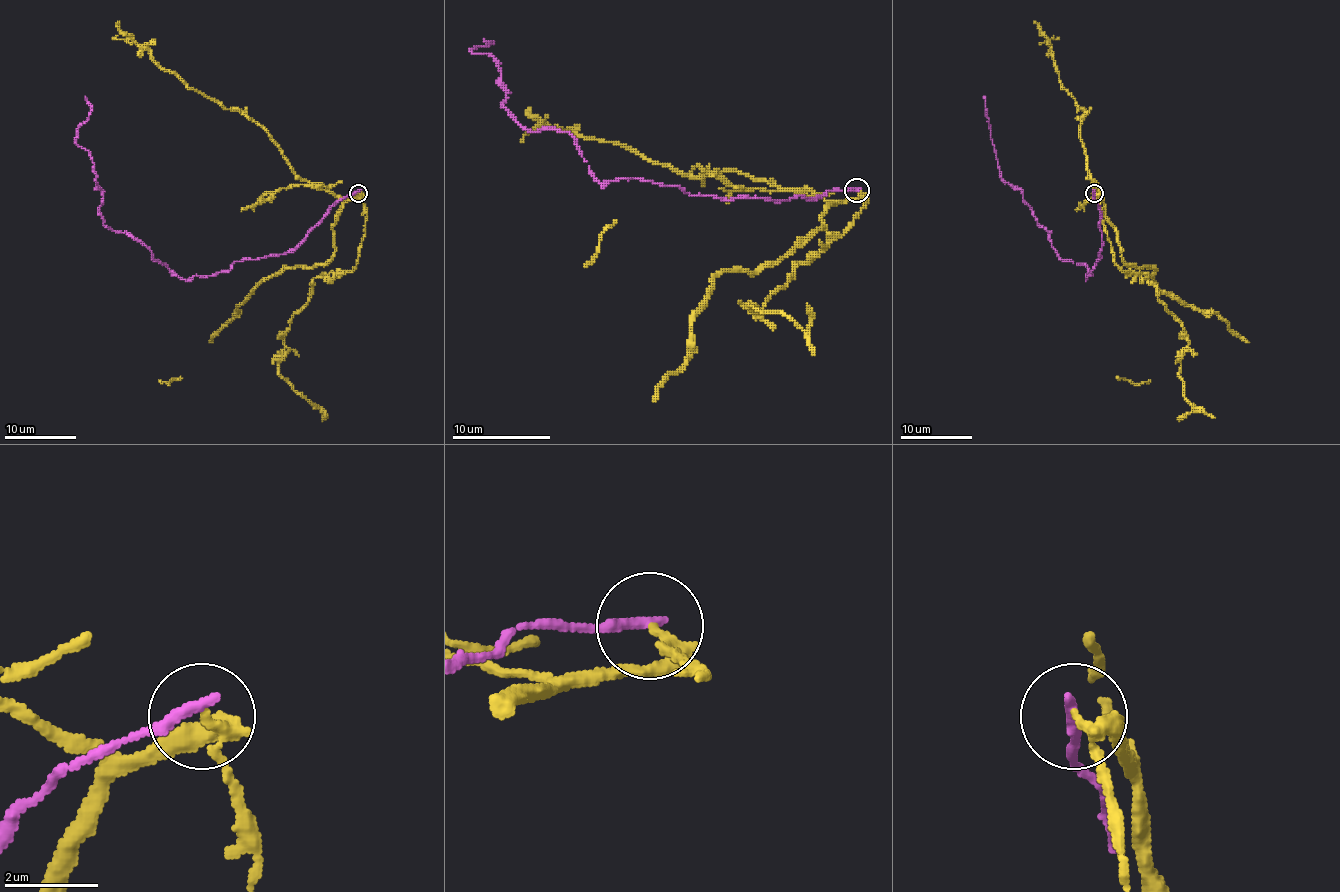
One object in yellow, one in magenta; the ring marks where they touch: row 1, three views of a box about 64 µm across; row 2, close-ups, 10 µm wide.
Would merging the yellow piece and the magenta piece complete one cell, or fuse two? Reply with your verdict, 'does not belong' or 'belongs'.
does not belong

